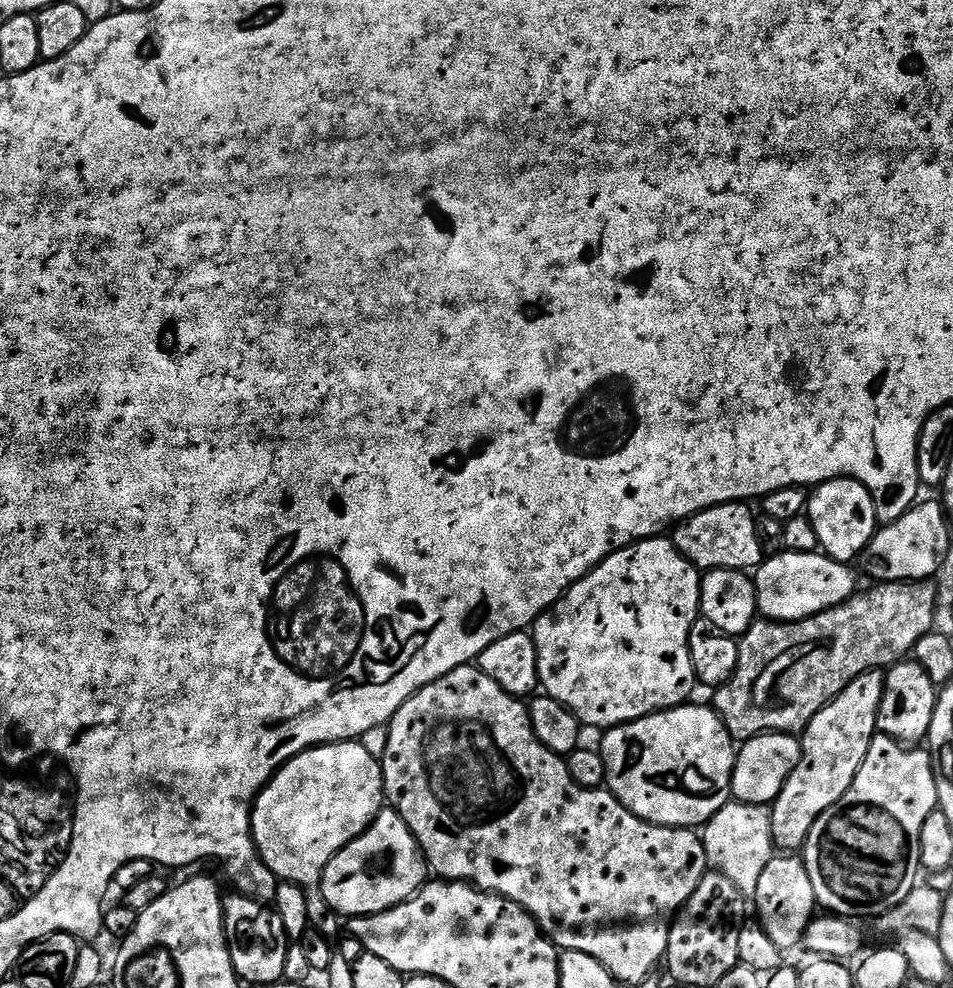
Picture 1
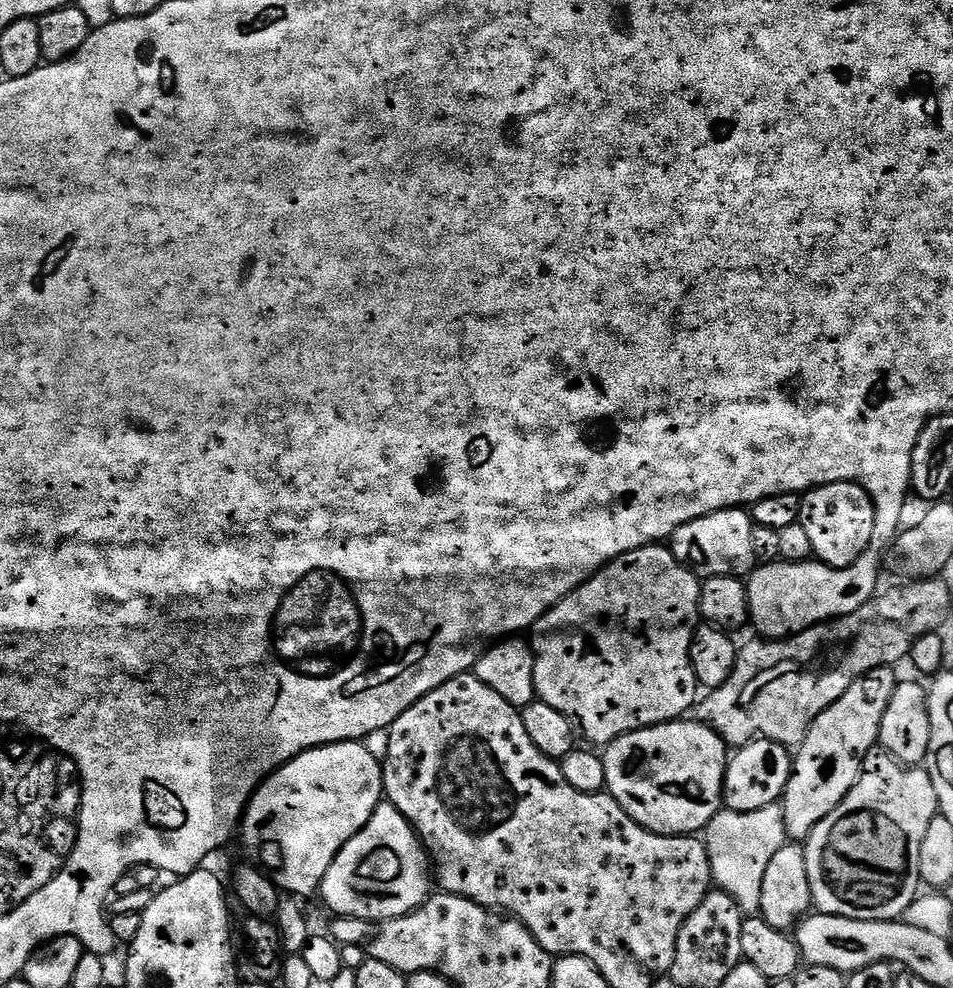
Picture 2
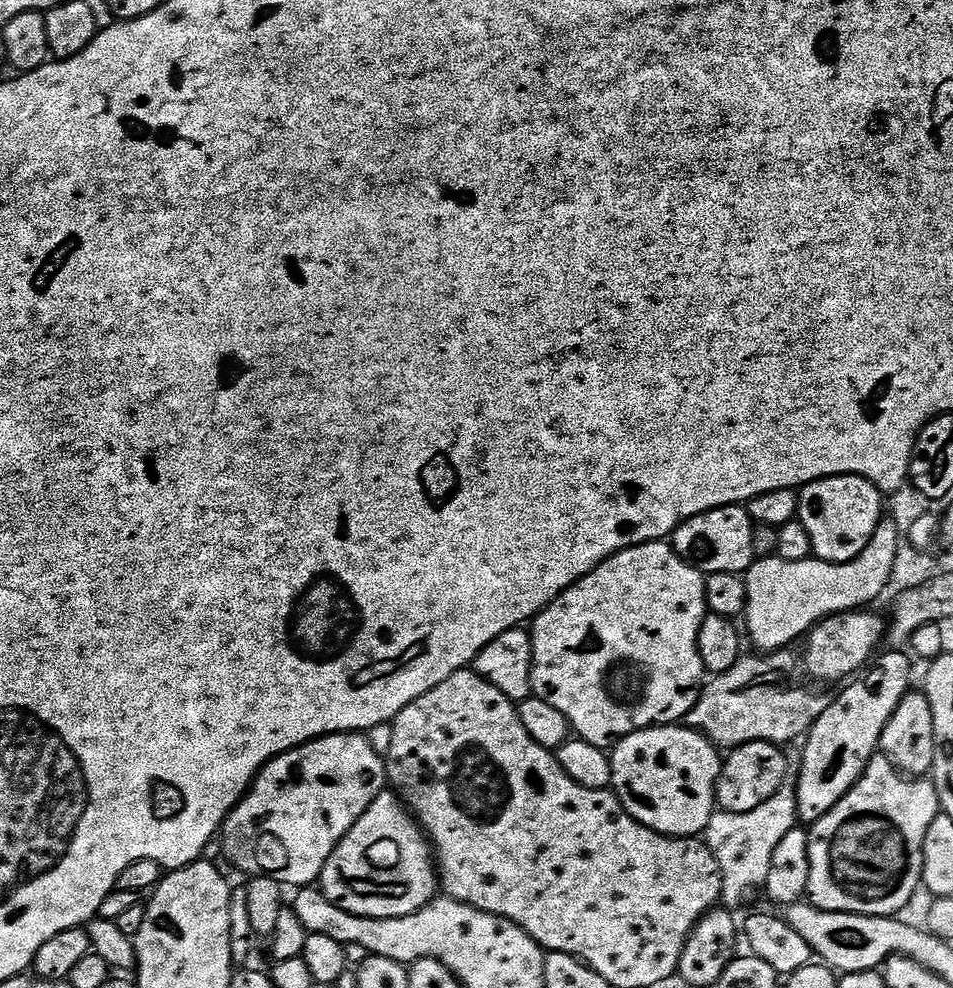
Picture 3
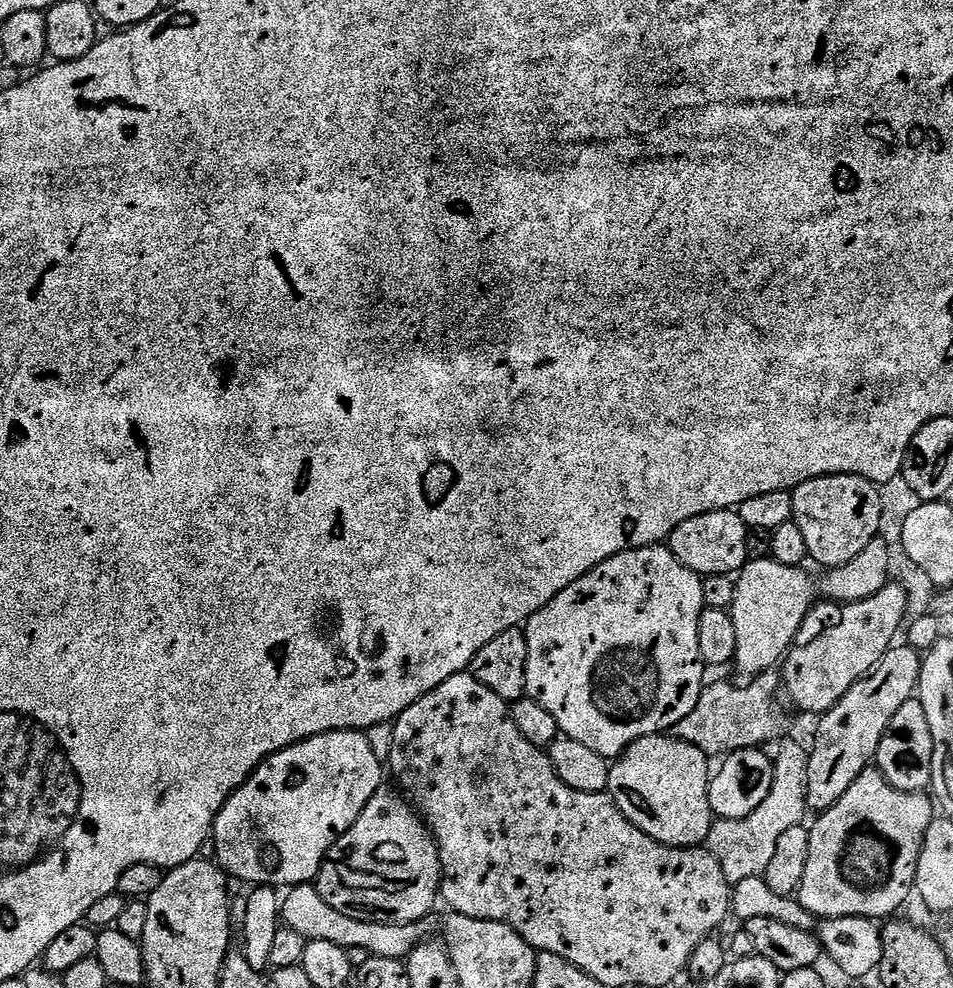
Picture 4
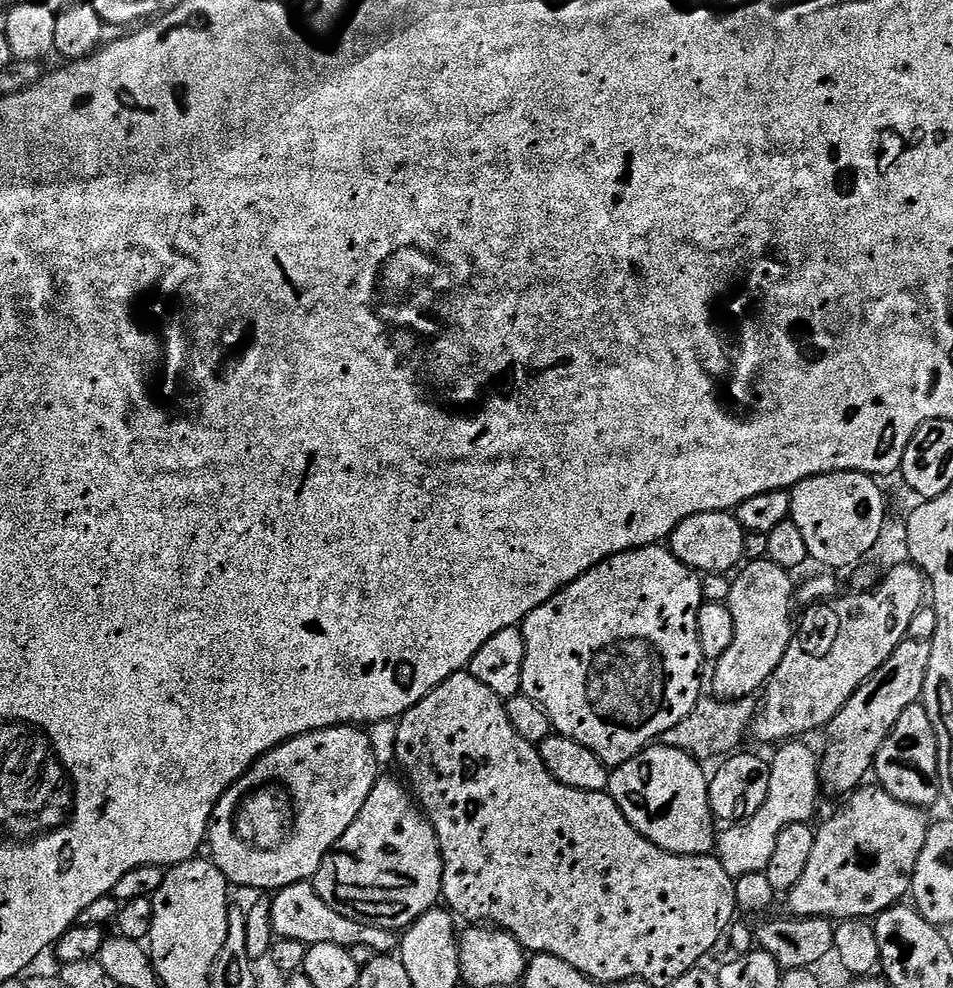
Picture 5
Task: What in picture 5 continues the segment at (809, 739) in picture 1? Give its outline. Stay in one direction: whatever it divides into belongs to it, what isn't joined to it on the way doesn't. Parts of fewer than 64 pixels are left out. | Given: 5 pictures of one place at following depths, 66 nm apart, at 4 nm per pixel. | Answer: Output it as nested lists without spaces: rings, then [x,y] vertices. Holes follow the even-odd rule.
[[[905,638],[903,642],[886,658],[886,662],[876,673],[863,684],[859,690],[838,710],[838,714],[828,723],[826,735],[828,735],[828,749],[822,752],[820,762],[820,782],[825,793],[833,792],[834,795],[843,797],[851,794],[865,783],[864,775],[873,771],[878,750],[886,742],[890,730],[894,730],[894,722],[902,715],[906,706],[917,703],[923,697],[926,672],[929,669],[931,646],[929,641],[916,641]]]

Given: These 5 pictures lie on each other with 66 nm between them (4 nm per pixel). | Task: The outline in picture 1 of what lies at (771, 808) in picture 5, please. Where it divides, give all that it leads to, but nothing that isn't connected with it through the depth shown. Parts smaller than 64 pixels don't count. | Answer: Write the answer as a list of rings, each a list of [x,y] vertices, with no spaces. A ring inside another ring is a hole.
[[[729,802],[703,825],[702,839],[709,869],[726,874],[744,897],[755,897],[758,881],[774,855],[771,807]]]

